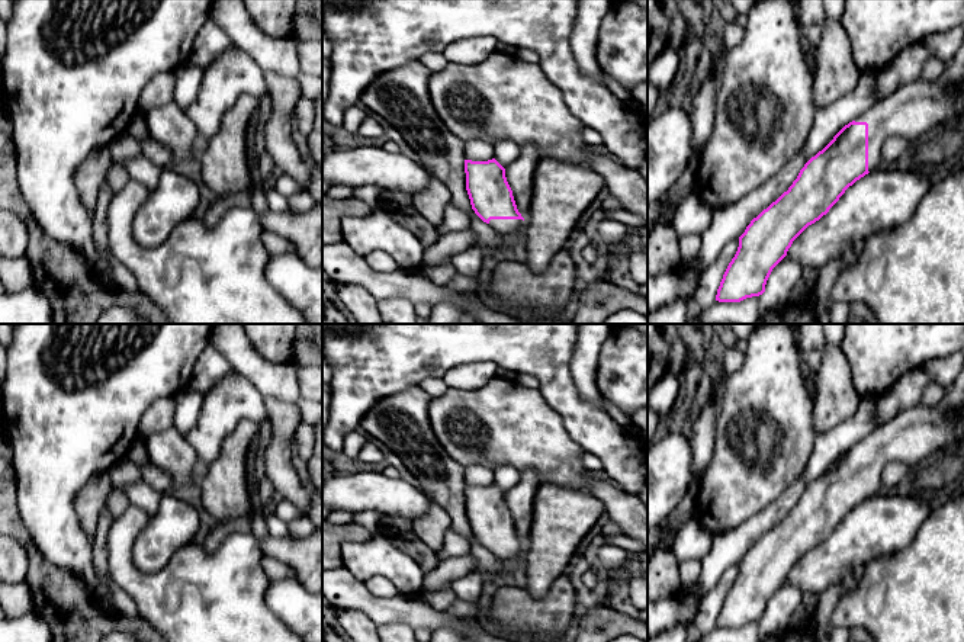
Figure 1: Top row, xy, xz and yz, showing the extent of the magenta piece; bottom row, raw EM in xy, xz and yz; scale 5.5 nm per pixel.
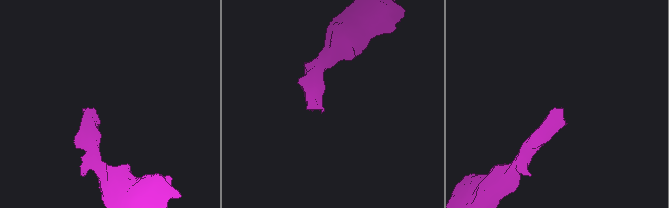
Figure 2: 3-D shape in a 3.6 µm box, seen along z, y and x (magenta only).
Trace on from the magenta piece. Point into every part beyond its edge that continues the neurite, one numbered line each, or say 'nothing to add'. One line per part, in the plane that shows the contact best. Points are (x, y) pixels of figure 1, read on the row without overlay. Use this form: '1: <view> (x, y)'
1: yz (915, 436)

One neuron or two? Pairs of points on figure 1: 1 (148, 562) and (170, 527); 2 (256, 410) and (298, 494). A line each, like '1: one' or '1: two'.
1: one
2: two

